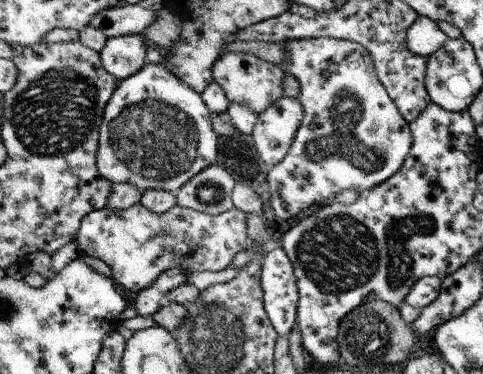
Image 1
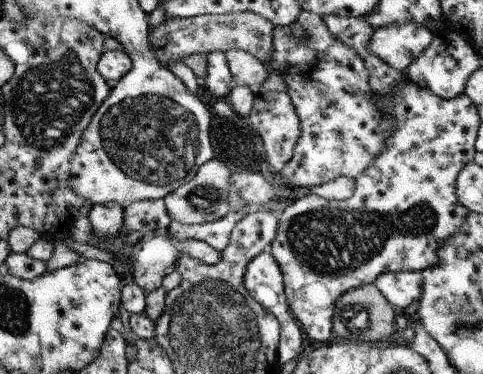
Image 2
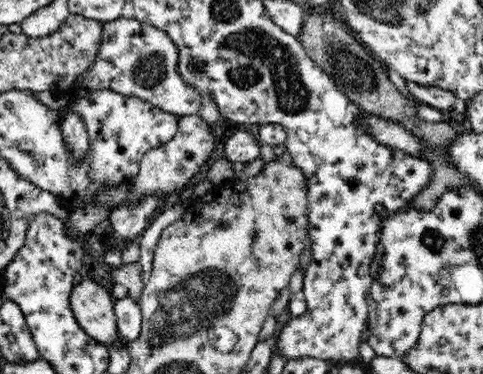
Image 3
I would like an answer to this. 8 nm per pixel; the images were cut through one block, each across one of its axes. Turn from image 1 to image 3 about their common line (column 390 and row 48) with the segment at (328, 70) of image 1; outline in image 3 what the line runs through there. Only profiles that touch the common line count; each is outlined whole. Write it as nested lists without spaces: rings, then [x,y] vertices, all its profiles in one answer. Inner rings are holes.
[[[118,18],[104,22],[94,62],[76,80],[72,94],[78,100],[96,90],[110,90],[114,94],[122,94],[124,98],[150,102],[164,114],[174,114],[180,118],[196,116],[202,108],[202,94],[194,88],[192,82],[186,82],[186,78],[182,78],[178,72],[180,62],[182,54],[166,30],[140,22],[136,18]]]

